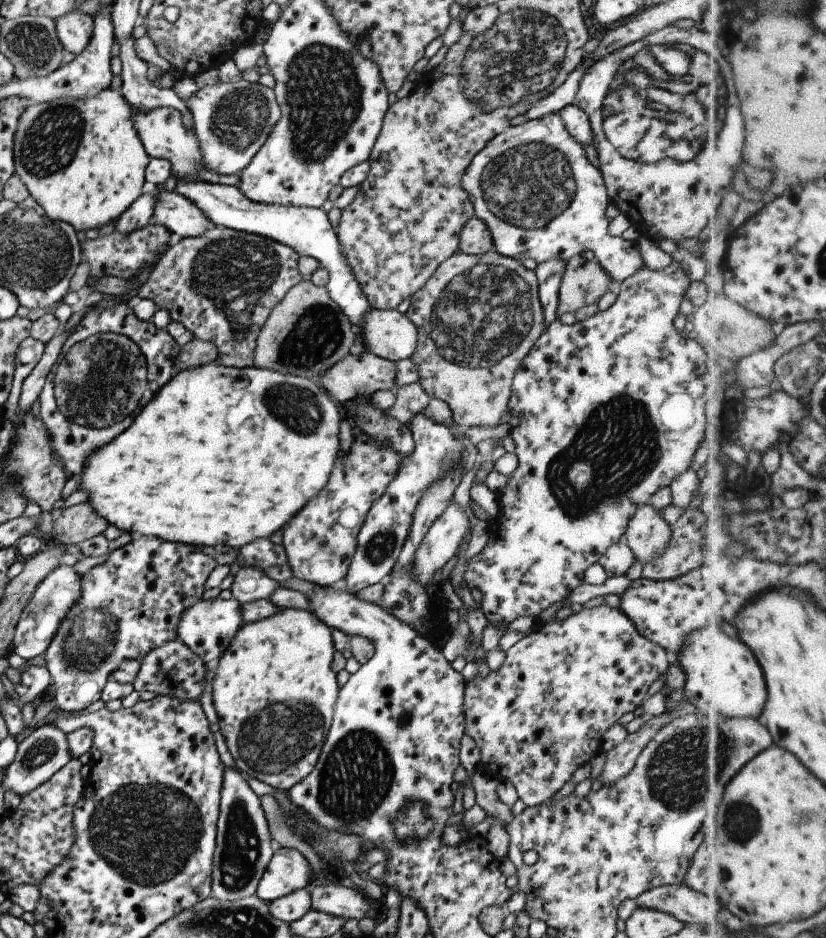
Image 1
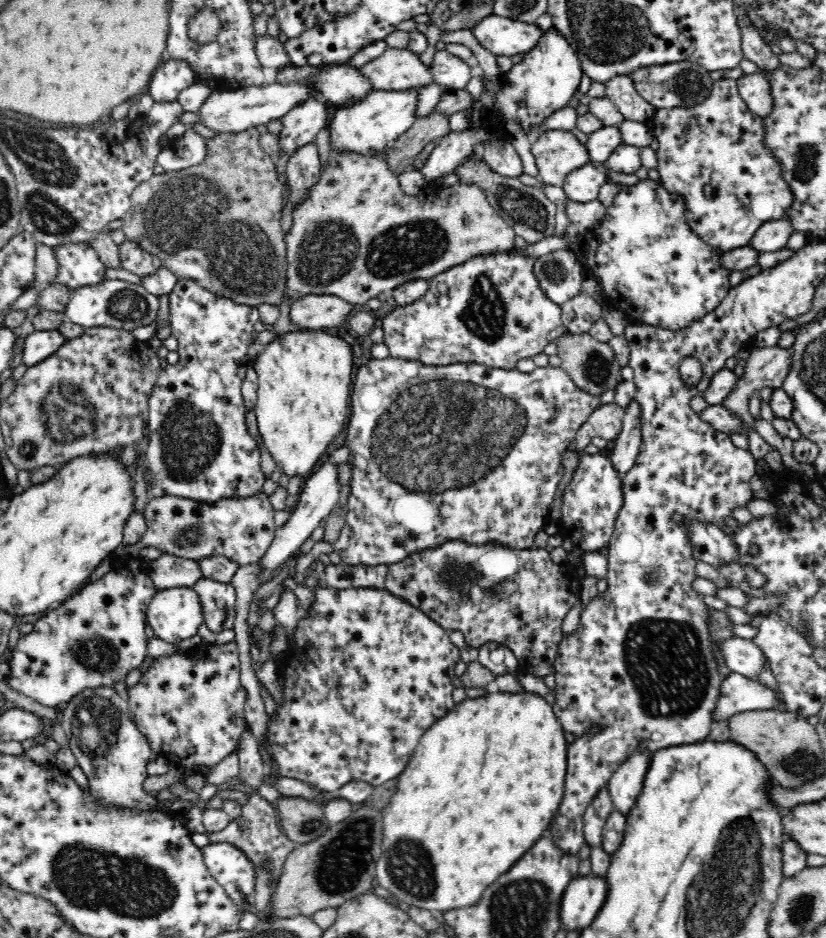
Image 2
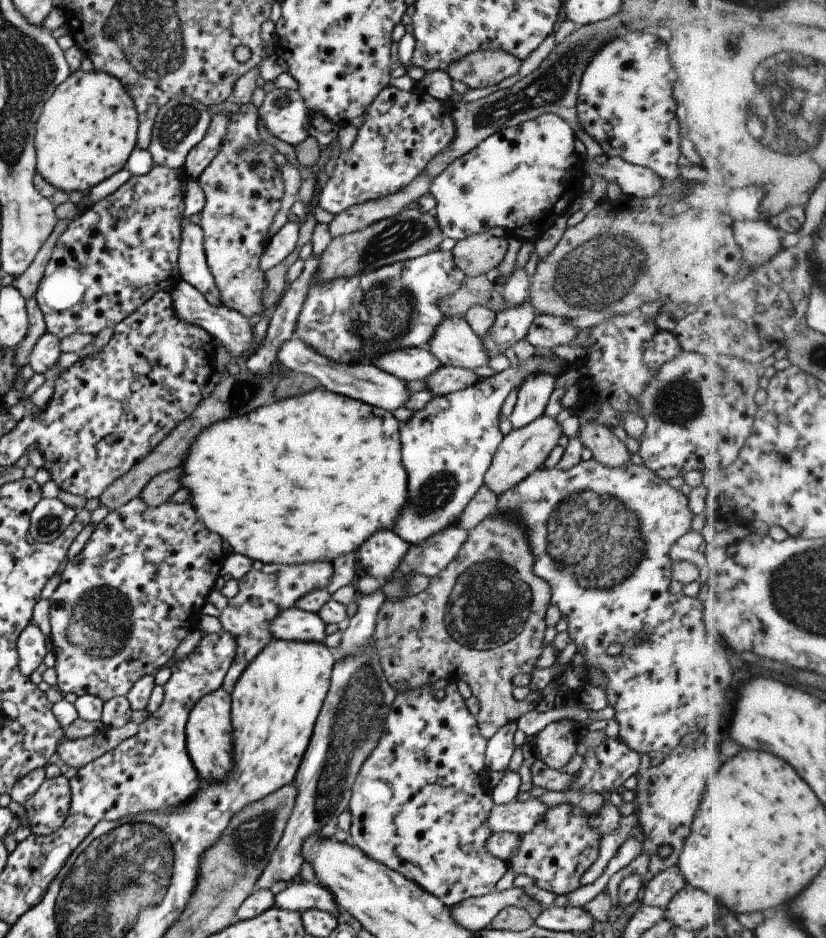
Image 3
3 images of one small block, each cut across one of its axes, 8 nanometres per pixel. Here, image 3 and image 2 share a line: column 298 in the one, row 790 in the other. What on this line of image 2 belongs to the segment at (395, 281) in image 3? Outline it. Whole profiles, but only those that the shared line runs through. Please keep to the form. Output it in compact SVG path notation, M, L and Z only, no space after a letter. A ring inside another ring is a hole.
M317 585L310 588L310 591L312 593L311 603L304 616L298 620L294 632L288 636L288 644L285 651L282 652L280 660L281 668L275 668L282 695L281 701L276 701L275 714L269 715L266 713L268 728L262 736L262 740L258 740L258 753L262 757L262 765L269 772L276 769L280 777L300 780L310 785L310 789L314 789L318 793L334 794L342 786L358 781L367 782L374 787L380 786L387 780L392 780L402 774L424 732L438 718L448 714L448 710L452 710L452 706L455 704L452 699L452 692L454 692L452 680L455 676L454 667L461 660L460 649L449 640L447 630L434 622L427 614L418 610L403 598L394 596L388 590L356 588L355 586L340 590L329 585Z

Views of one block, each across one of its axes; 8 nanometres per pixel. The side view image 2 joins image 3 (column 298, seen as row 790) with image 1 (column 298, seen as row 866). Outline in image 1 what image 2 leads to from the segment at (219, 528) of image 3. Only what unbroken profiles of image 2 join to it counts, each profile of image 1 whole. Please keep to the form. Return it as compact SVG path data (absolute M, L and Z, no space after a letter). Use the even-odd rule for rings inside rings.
M209 363L177 371L171 380L163 384L159 391L141 408L141 412L135 416L135 420L127 426L125 432L115 436L105 446L97 448L87 460L83 462L83 470L79 478L75 478L79 489L87 494L89 506L95 510L100 518L109 525L123 530L124 533L133 535L153 536L160 540L183 544L186 546L215 546L215 534L217 544L239 549L243 544L254 542L256 539L268 538L270 534L281 528L311 496L319 492L321 486L325 486L329 472L333 470L333 460L340 452L339 440L337 439L339 410L336 404L329 398L317 384L316 380L305 379L299 376L281 374L268 369L255 367L237 369L225 367L218 363Z

